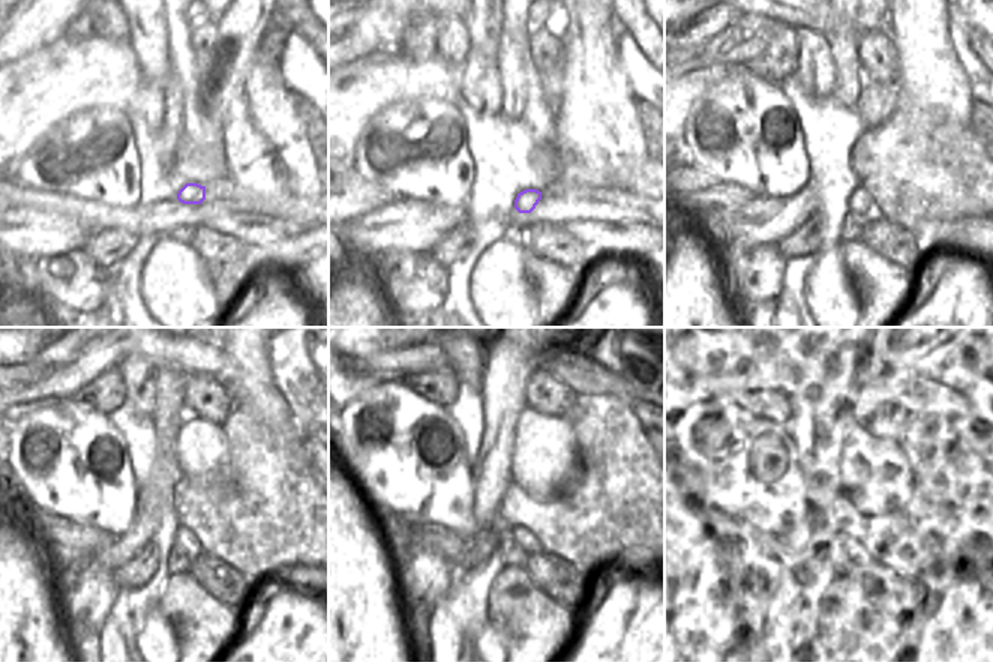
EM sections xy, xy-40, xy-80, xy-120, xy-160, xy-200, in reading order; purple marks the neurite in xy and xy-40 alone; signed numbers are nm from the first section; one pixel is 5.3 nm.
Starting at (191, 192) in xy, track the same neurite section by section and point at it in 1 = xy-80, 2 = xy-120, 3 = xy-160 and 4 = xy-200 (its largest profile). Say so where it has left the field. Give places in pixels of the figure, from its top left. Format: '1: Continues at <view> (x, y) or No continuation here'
1: Continues at xy-80 (860, 203)
2: Continues at xy-120 (185, 538)
3: Continues at xy-160 (525, 539)
4: Continues at xy-200 (858, 556)

